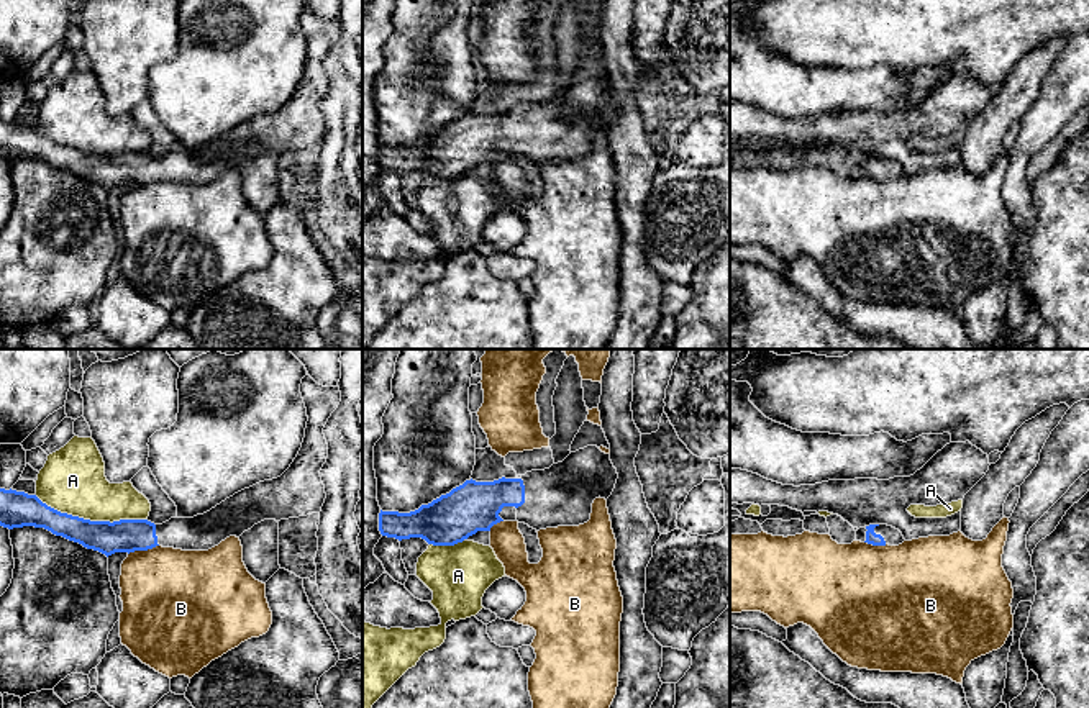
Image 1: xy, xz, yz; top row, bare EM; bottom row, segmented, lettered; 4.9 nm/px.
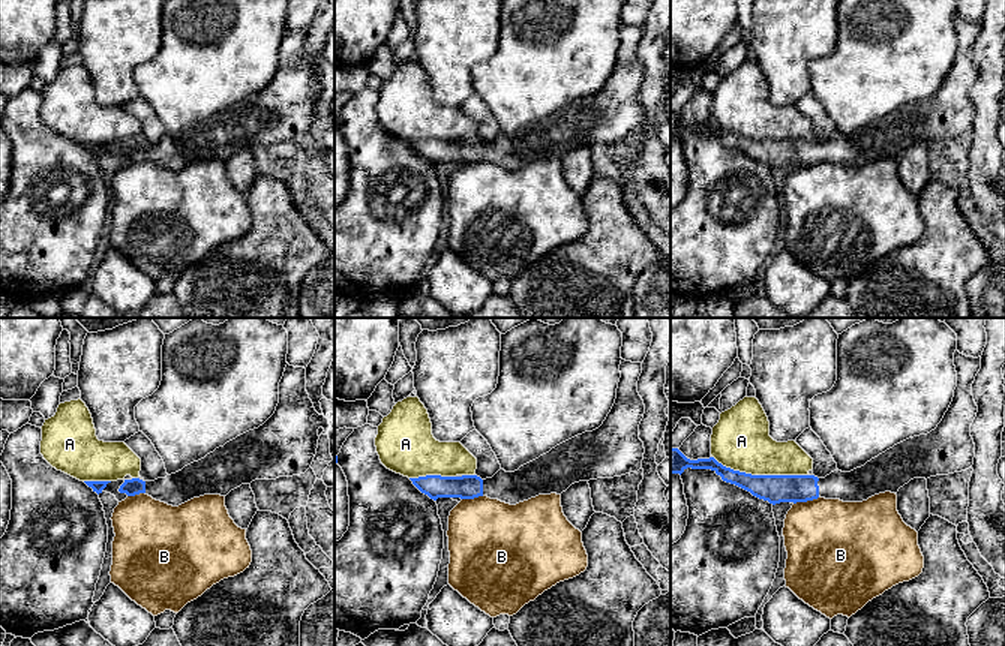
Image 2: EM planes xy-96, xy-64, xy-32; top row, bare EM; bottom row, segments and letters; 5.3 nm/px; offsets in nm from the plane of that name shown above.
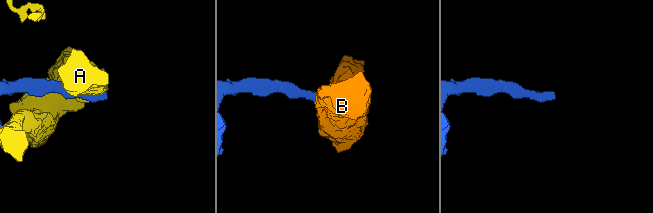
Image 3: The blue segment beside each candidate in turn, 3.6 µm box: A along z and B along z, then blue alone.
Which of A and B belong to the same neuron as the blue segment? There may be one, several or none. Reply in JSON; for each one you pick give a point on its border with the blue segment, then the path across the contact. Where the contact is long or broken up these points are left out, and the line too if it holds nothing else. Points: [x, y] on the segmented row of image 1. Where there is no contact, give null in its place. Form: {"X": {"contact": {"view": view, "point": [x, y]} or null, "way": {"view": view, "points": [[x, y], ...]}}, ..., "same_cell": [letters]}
{"same_cell": []}

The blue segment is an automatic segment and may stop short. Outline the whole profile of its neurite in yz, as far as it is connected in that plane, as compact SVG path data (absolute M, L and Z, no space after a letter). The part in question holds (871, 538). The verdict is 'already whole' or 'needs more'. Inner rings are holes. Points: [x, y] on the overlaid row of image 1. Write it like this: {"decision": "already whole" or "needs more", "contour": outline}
{"decision": "needs more", "contour": "M869 524L864 528L859 528L856 531L856 539L854 541L861 541L861 542L868 542L873 546L899 546L902 544L905 539L902 536L902 533L892 526L887 524Z"}

